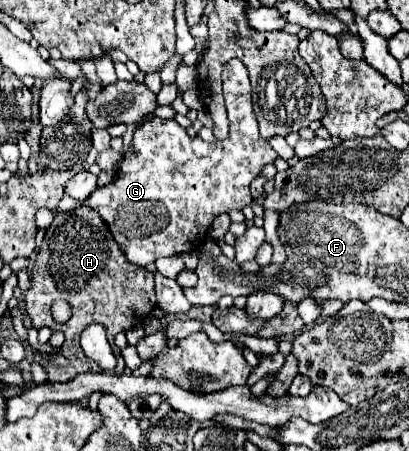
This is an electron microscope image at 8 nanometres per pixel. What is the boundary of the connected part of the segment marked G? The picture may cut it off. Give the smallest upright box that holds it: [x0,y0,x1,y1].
[83,58,275,266]

